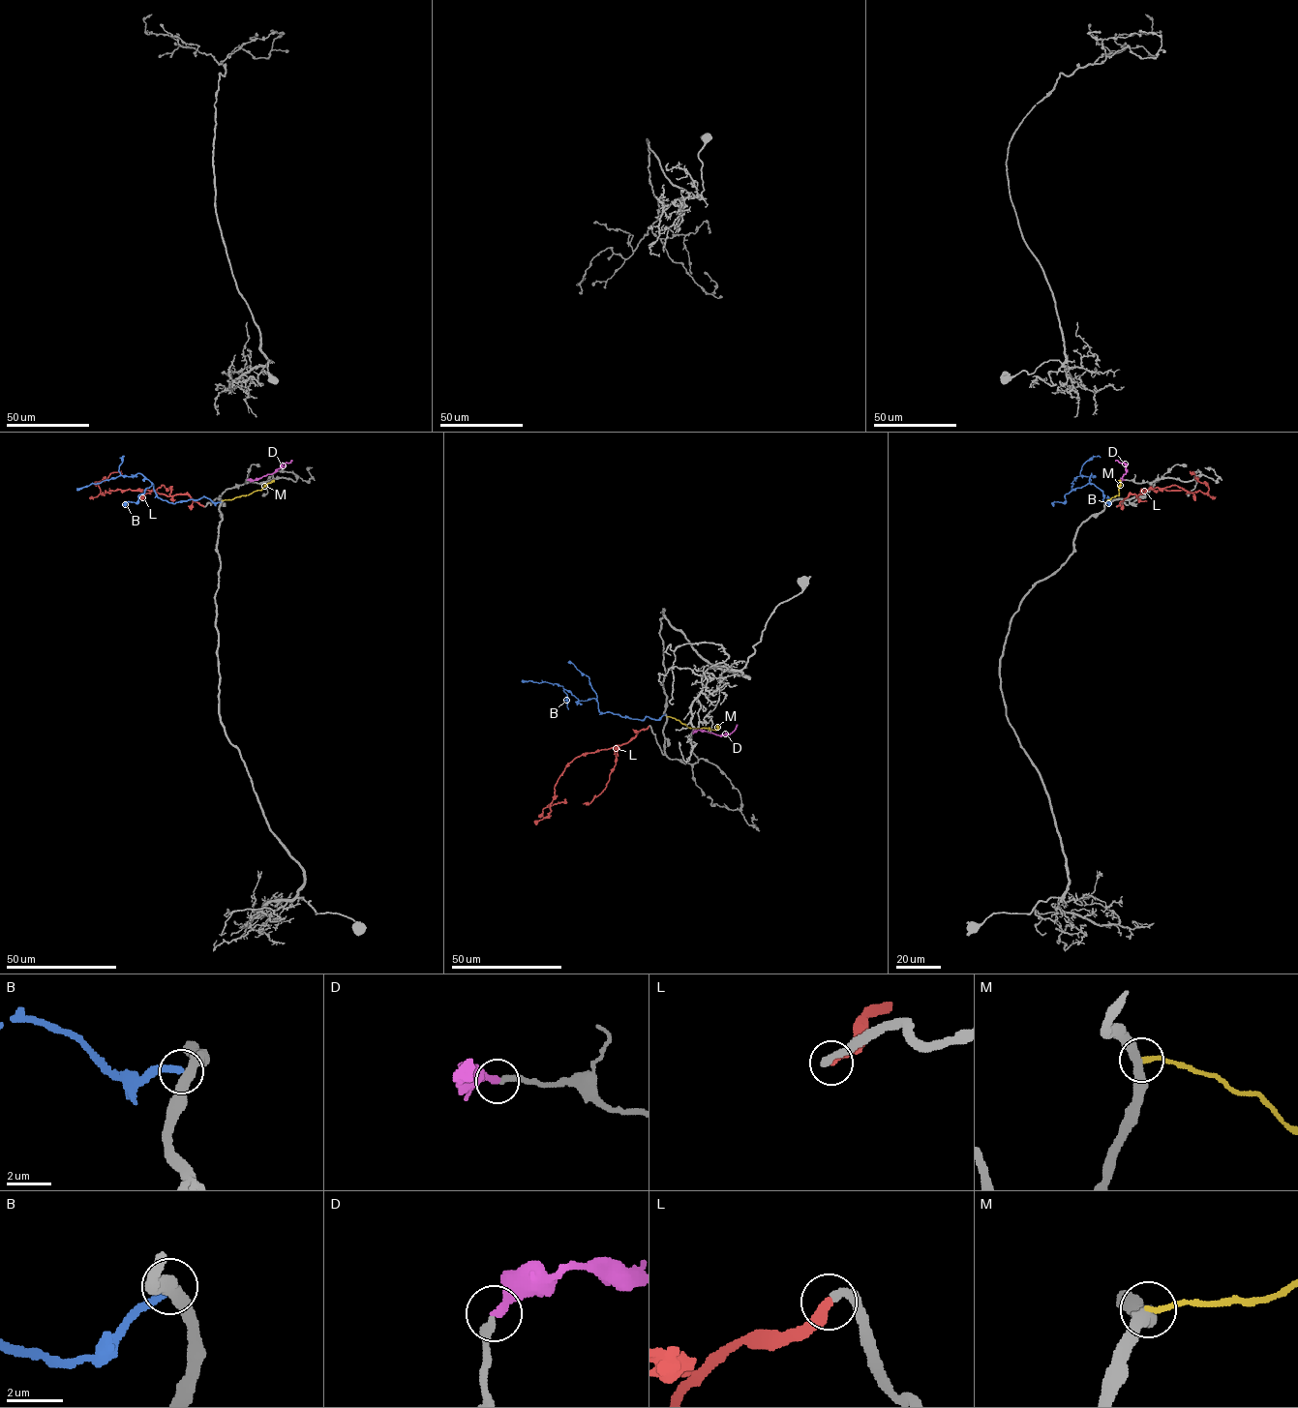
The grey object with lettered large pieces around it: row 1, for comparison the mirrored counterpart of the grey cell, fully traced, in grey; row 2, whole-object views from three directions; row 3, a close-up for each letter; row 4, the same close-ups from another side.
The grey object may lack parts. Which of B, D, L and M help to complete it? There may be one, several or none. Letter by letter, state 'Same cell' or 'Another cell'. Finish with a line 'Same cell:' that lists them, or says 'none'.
B: Another cell
D: Same cell
L: Same cell
M: Another cell
Same cell: D, L

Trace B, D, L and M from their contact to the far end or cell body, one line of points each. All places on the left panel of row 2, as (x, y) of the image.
B: (220, 502), (201, 497), (168, 502), (157, 495), (153, 485), (139, 473), (119, 475), (76, 490)
D: (247, 480), (257, 480), (274, 473), (292, 461)
L: (203, 506), (189, 494), (167, 495), (154, 491), (129, 489), (101, 493), (98, 483), (111, 473), (121, 470)
M: (223, 500), (246, 495), (272, 482)

